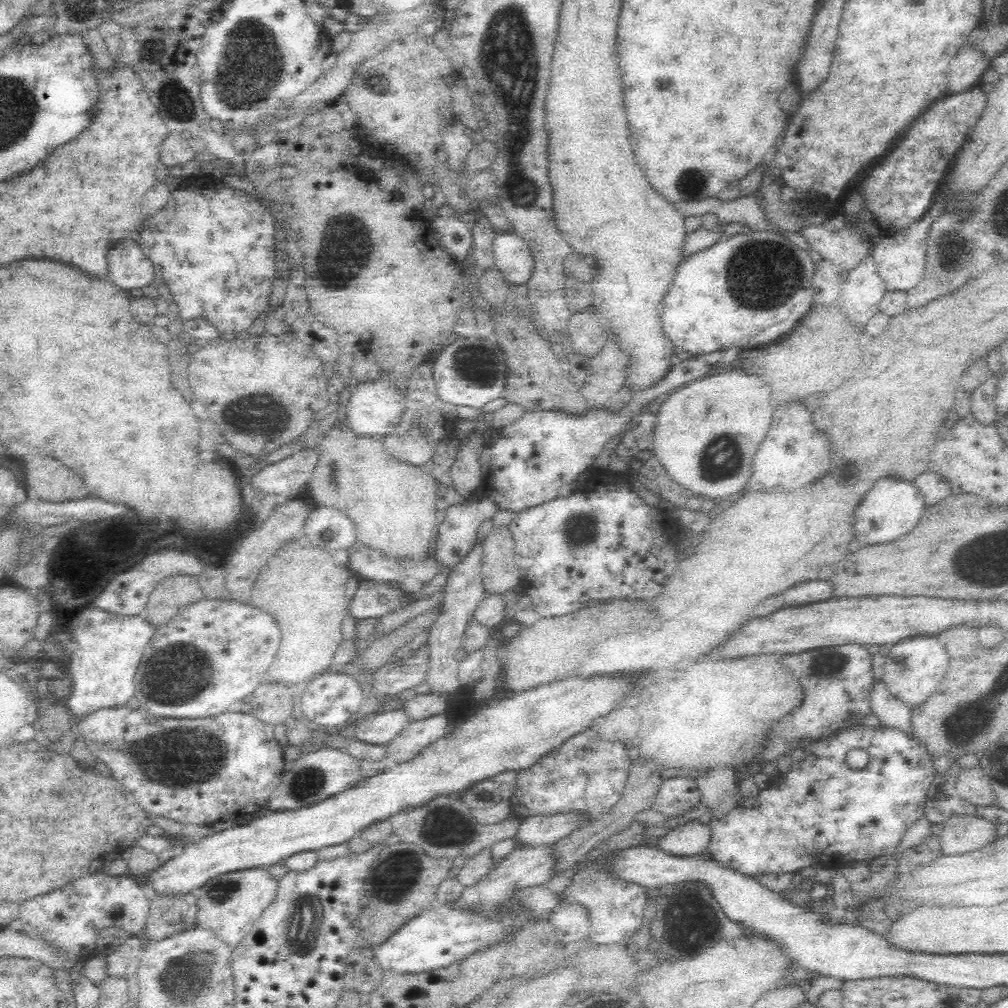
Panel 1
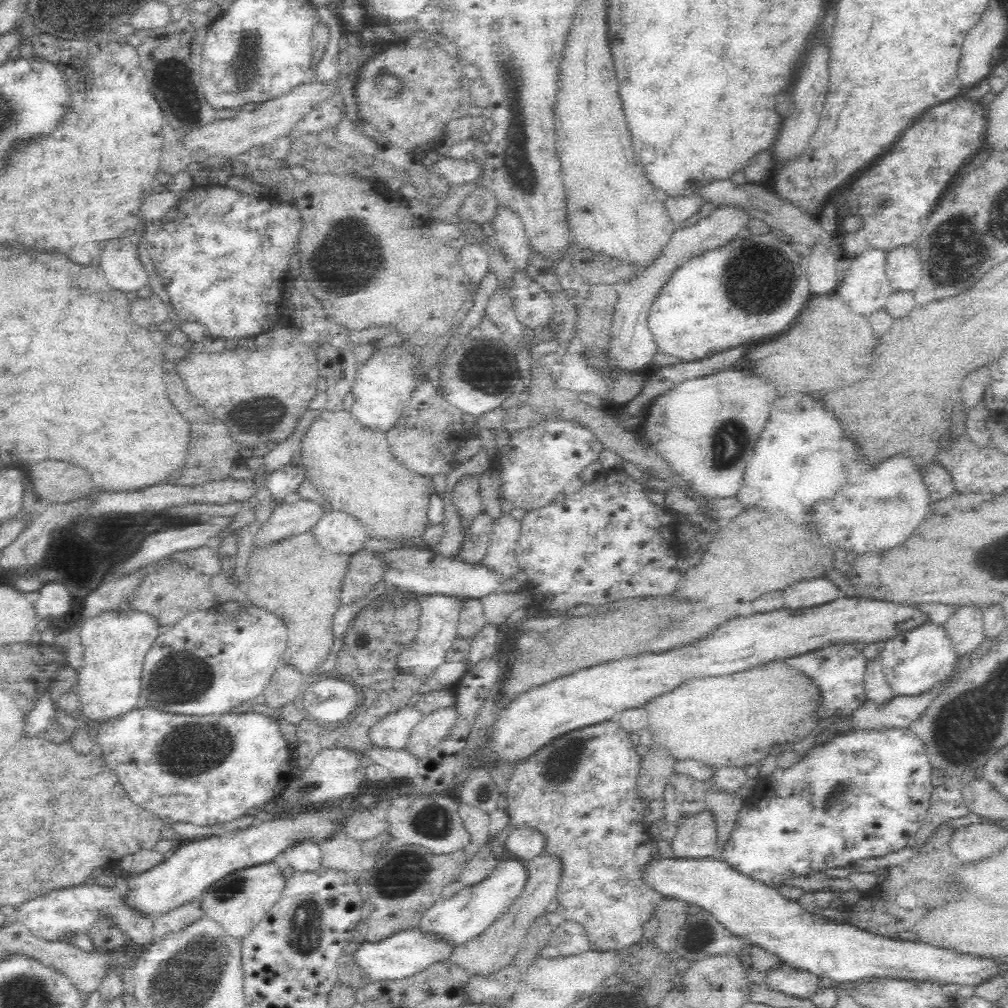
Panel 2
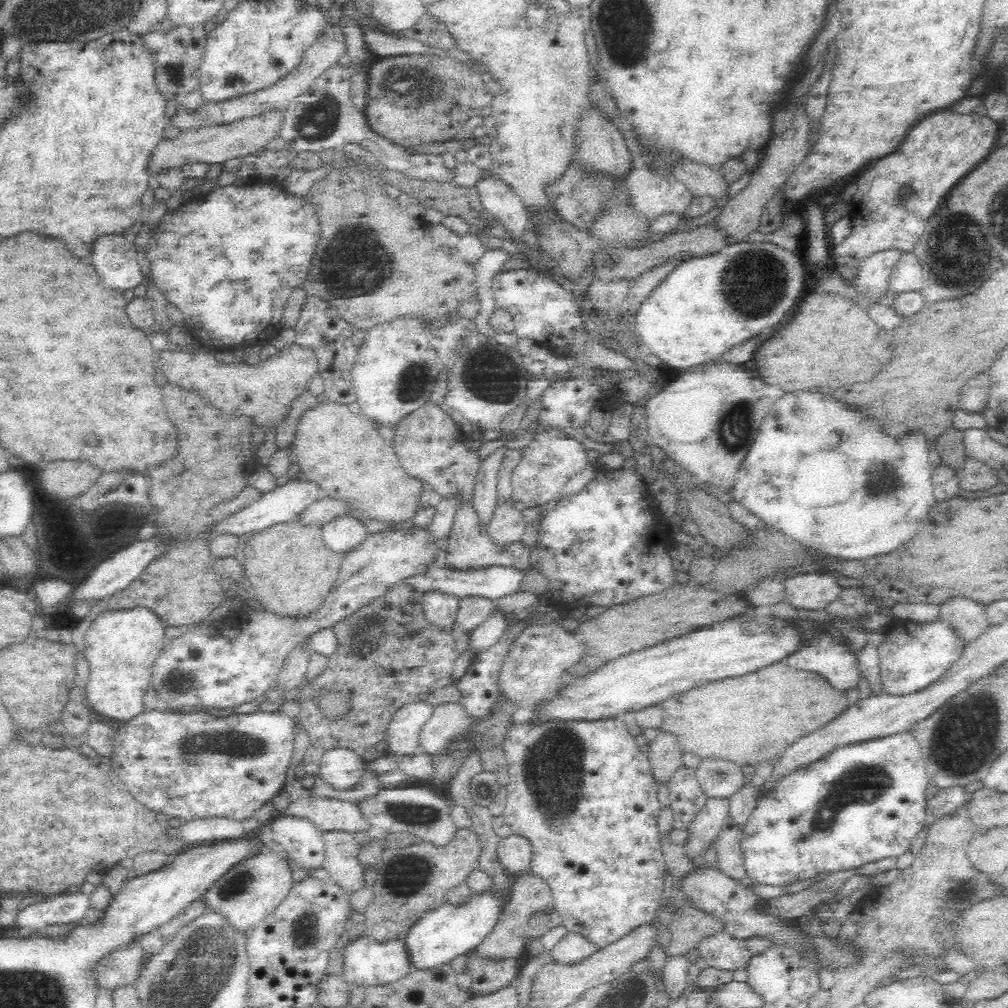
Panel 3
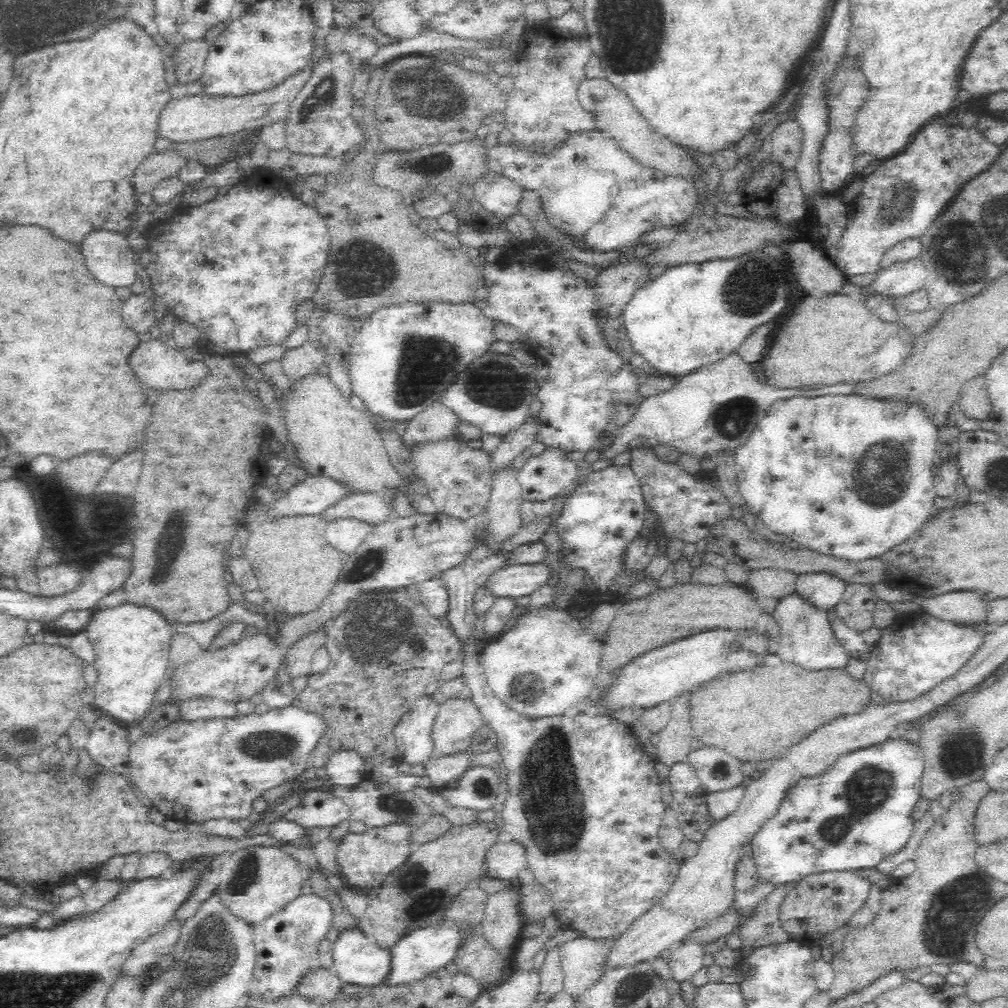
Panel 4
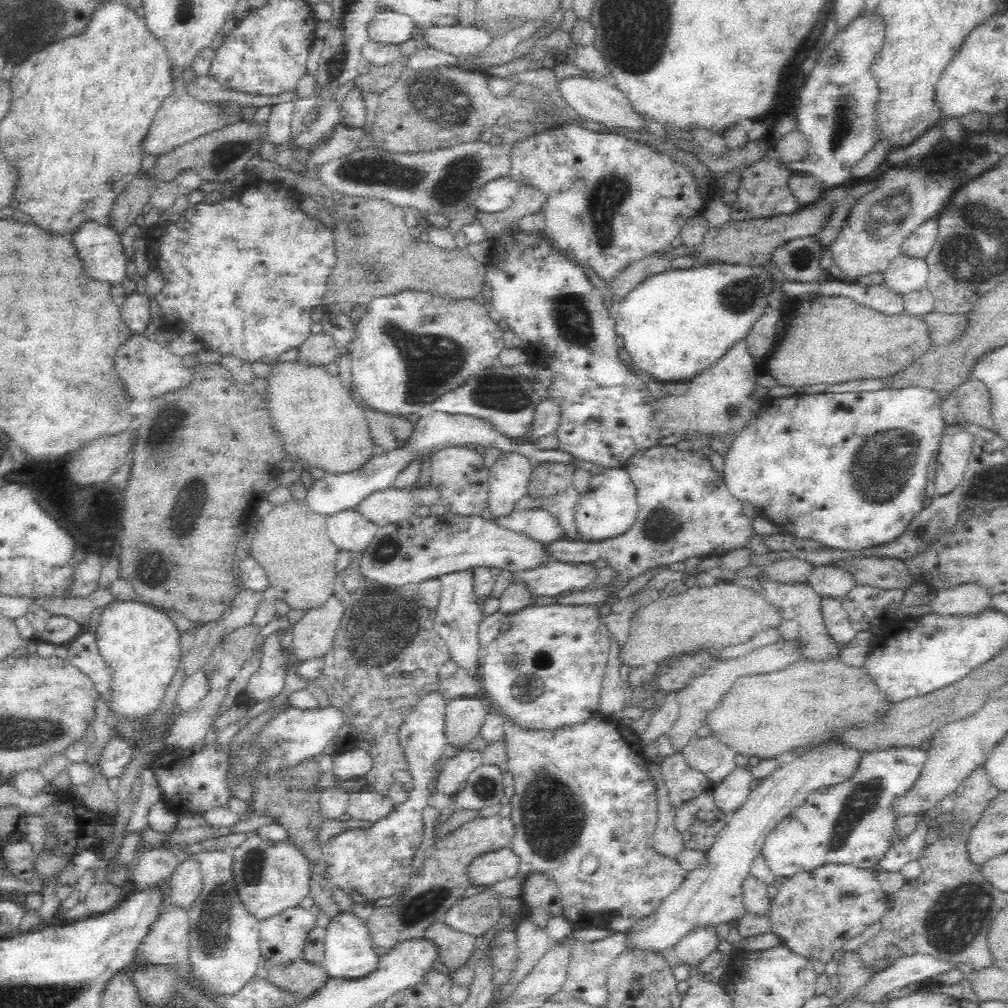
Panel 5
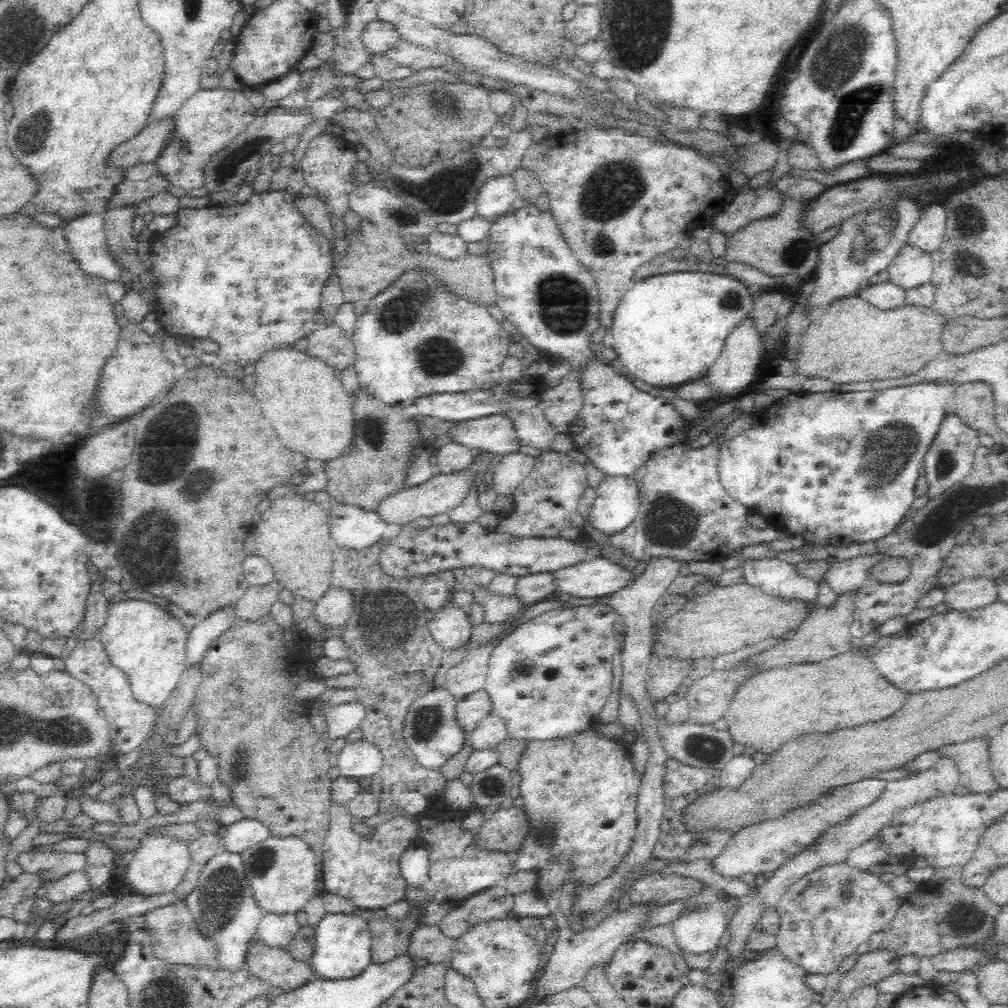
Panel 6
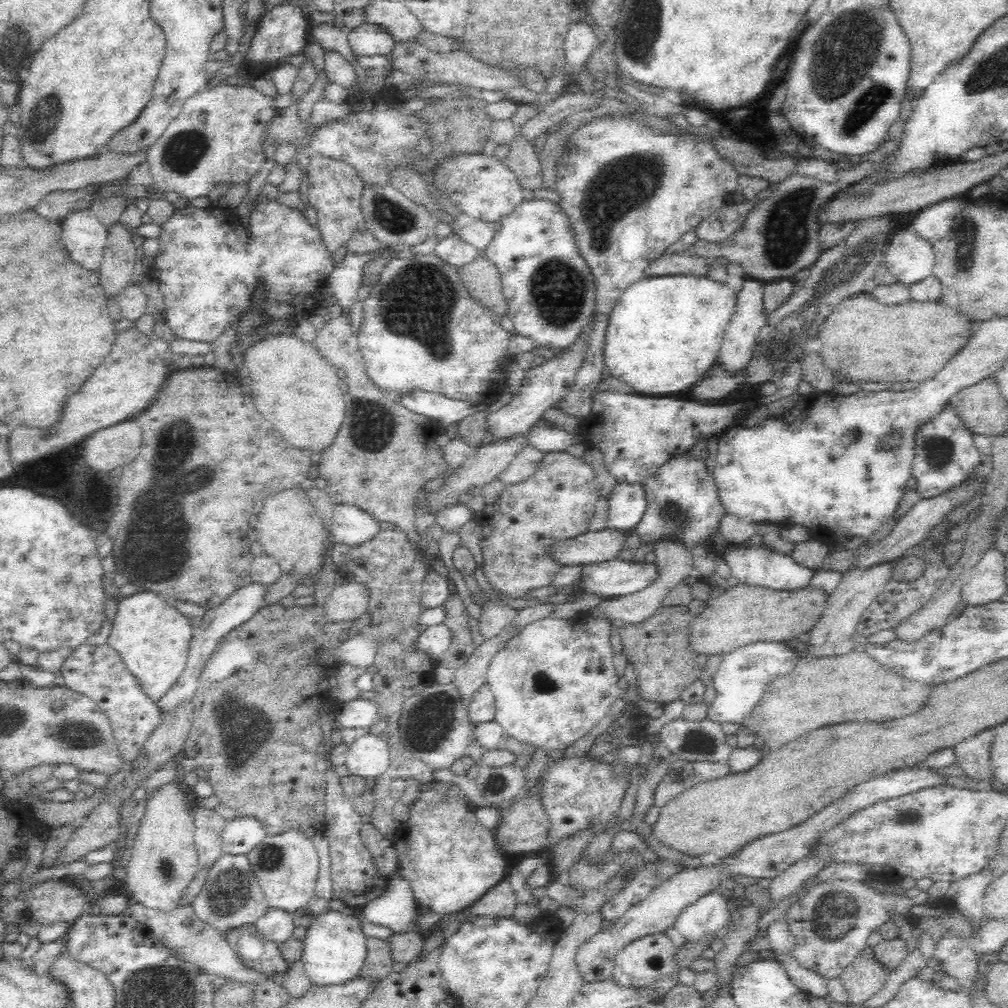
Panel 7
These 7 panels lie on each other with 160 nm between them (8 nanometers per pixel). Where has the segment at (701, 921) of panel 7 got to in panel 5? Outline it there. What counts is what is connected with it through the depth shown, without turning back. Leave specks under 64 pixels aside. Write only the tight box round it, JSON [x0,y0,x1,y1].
[673,926,718,968]

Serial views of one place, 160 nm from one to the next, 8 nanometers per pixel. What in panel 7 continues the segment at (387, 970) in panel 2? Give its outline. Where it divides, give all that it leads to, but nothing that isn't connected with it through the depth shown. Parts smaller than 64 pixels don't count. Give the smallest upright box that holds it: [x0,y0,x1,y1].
[301,909,367,985]

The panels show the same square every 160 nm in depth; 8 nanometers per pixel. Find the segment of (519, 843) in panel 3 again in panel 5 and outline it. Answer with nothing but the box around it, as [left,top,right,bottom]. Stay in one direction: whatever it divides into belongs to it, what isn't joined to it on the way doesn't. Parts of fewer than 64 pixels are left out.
[469,846,522,885]

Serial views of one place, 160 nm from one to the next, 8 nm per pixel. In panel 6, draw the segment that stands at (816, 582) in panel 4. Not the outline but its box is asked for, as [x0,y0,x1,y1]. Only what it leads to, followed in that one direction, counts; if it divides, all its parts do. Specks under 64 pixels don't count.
[819,556,881,596]

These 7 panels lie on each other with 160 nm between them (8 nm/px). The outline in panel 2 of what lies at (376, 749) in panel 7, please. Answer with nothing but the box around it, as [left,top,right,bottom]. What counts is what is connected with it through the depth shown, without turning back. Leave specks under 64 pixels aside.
[275,747,365,811]

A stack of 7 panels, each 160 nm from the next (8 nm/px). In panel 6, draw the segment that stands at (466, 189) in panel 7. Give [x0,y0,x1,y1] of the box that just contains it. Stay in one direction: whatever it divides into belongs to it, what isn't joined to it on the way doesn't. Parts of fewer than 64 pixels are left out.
[477,175,517,218]

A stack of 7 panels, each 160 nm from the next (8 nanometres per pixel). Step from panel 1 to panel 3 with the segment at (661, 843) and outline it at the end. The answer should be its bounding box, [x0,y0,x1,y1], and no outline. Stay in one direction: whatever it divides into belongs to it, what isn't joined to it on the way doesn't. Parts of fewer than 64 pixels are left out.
[679,798,729,861]

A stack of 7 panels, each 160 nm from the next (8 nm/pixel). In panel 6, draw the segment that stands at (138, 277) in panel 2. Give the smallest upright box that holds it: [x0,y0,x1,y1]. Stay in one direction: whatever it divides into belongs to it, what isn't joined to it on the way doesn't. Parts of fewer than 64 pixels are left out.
[64,214,122,281]

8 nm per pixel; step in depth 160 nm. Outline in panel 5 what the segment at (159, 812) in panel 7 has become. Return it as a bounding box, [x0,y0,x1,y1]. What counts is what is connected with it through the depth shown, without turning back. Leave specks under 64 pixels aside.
[130,846,179,890]

